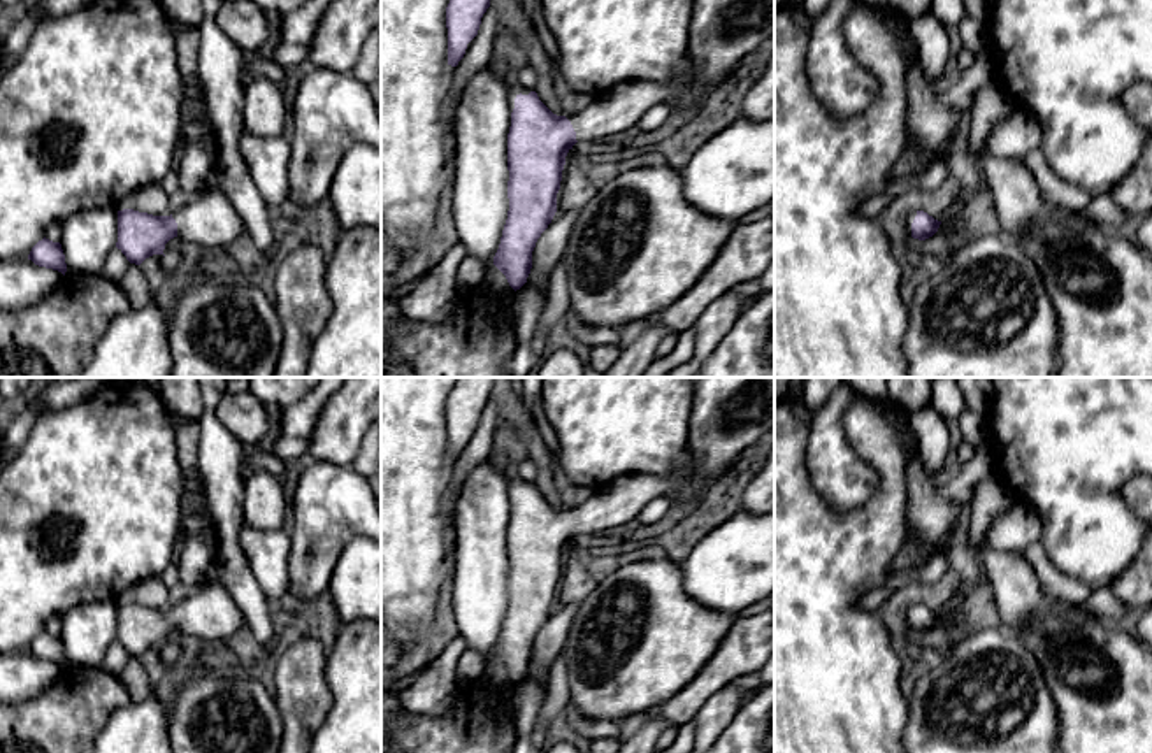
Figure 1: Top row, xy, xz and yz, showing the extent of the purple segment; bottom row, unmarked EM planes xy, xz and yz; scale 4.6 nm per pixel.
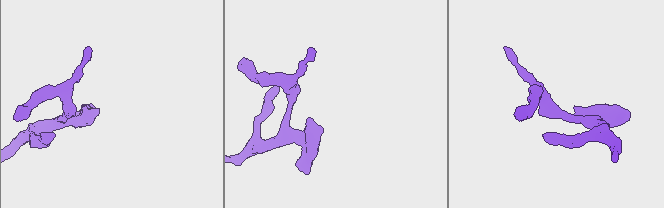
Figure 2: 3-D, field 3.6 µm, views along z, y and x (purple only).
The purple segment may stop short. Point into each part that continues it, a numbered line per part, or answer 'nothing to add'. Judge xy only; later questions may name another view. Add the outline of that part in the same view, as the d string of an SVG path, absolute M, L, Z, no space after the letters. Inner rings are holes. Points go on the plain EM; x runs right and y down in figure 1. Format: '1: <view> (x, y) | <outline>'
1: xy (209, 613) | M212 579L172 606L177 632L205 641L225 641L246 627L246 618L225 586Z

